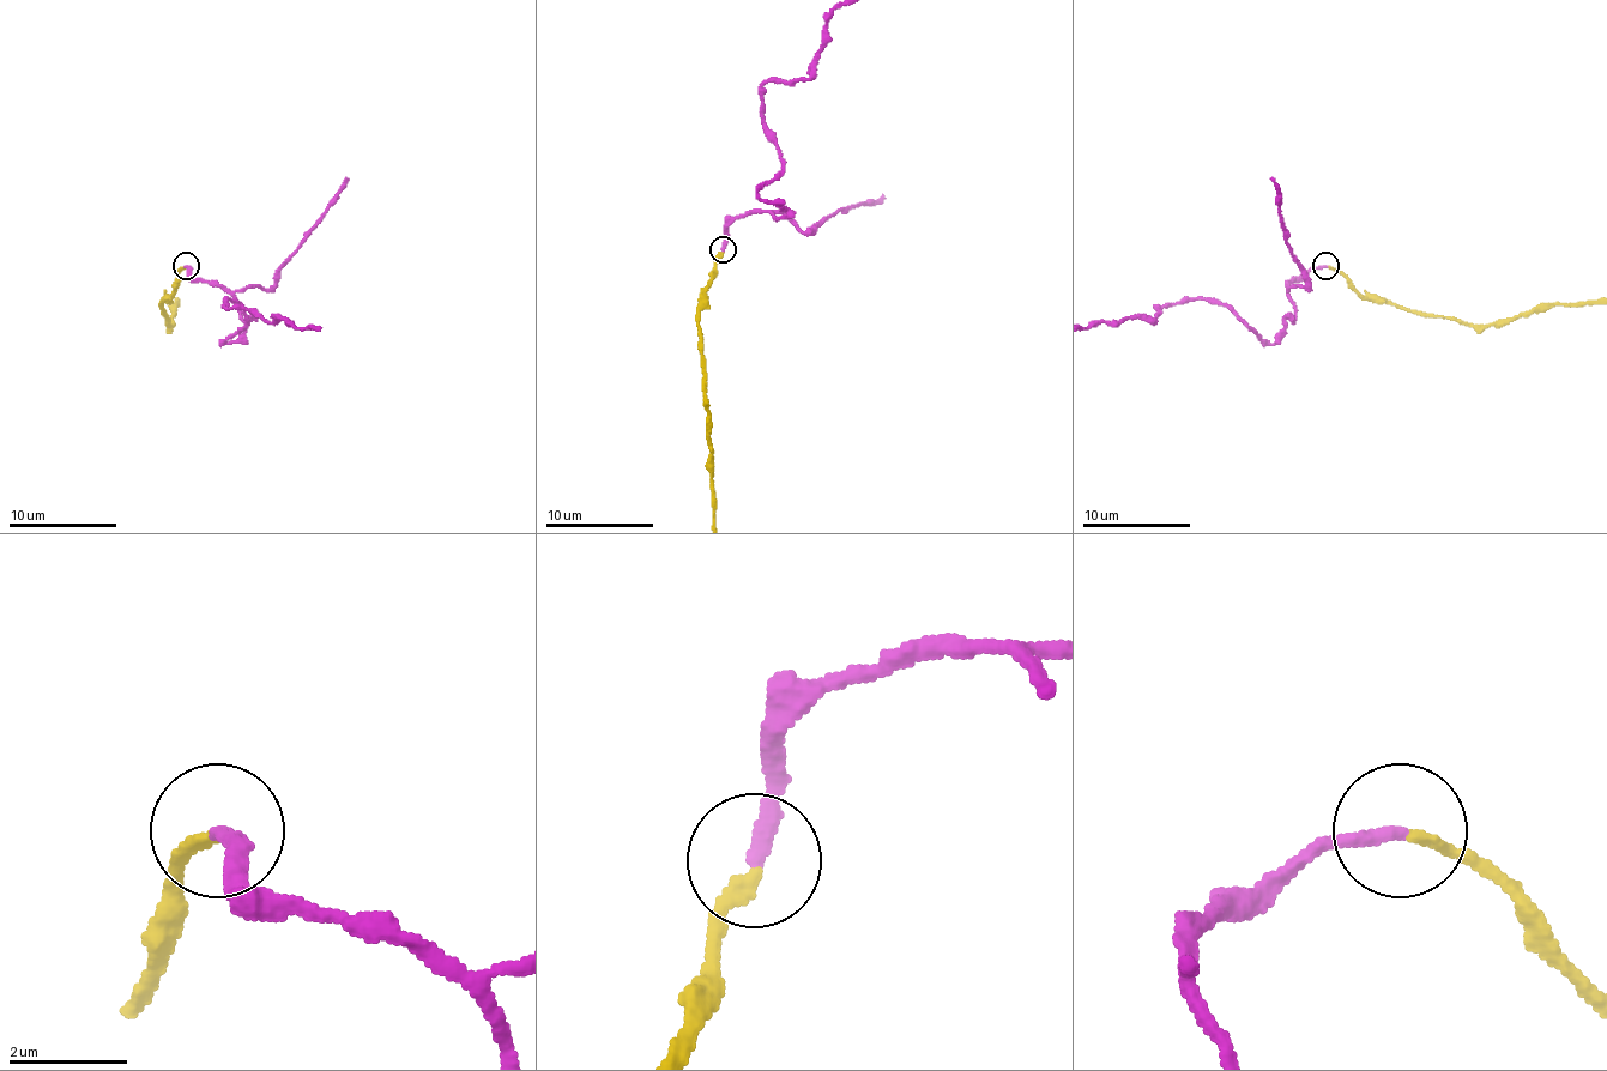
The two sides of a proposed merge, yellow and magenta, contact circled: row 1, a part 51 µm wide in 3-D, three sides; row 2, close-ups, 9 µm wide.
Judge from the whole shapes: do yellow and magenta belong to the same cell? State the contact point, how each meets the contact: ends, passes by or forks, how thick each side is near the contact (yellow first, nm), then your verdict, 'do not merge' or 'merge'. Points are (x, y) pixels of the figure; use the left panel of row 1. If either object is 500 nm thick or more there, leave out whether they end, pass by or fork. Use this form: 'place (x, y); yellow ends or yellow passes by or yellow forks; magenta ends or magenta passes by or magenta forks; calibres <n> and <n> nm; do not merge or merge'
place (186, 266); yellow ends; magenta ends; calibres 200 and 280 nm; merge

